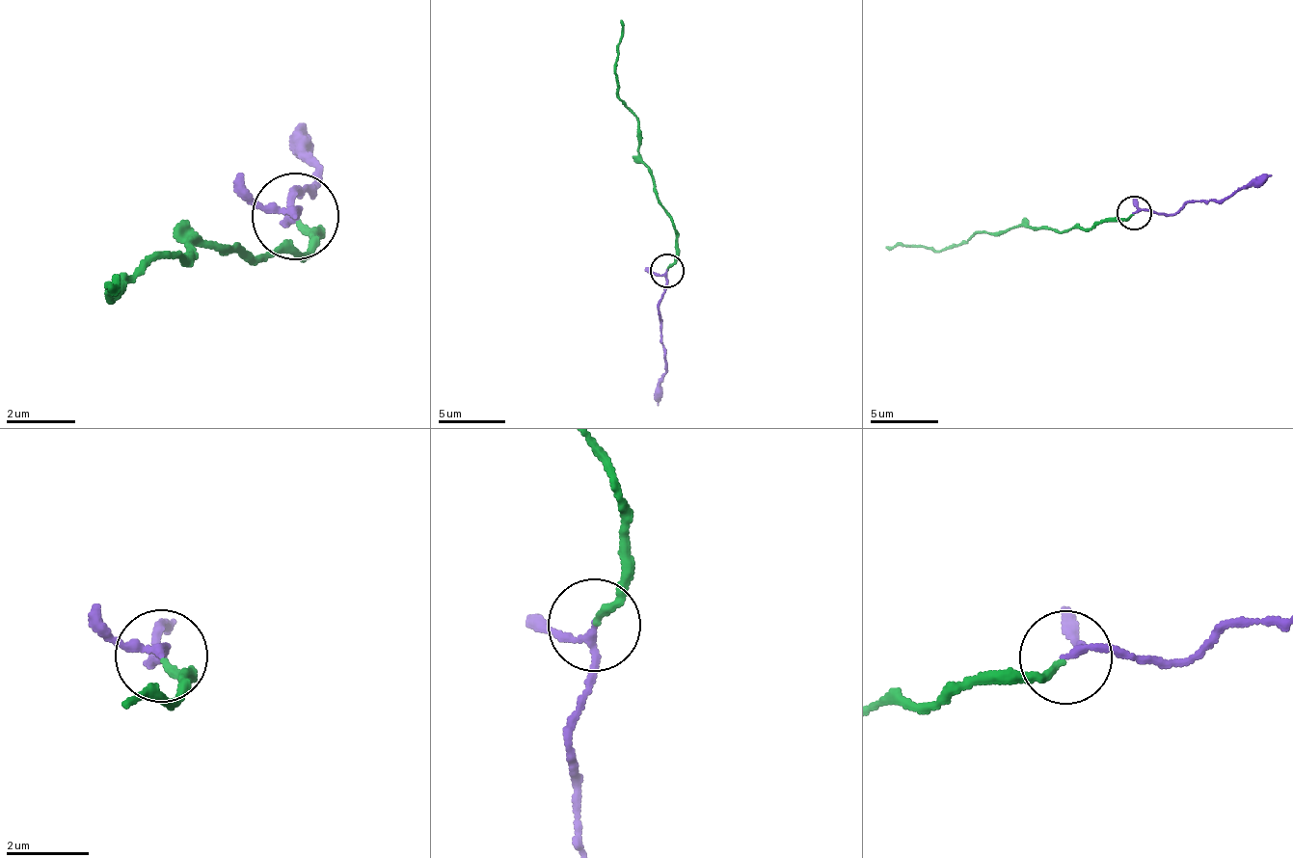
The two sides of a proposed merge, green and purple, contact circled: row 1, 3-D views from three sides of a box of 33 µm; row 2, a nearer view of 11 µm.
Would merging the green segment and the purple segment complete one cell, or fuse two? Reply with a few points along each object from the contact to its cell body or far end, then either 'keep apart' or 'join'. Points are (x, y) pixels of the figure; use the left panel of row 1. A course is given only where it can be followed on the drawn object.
green via (292, 223), (315, 240), (303, 254), (187, 243), (175, 258), (127, 283), (111, 300), (112, 288) | purple via (292, 214), (298, 206), (287, 225), (292, 191), (311, 193), (300, 125) | join

